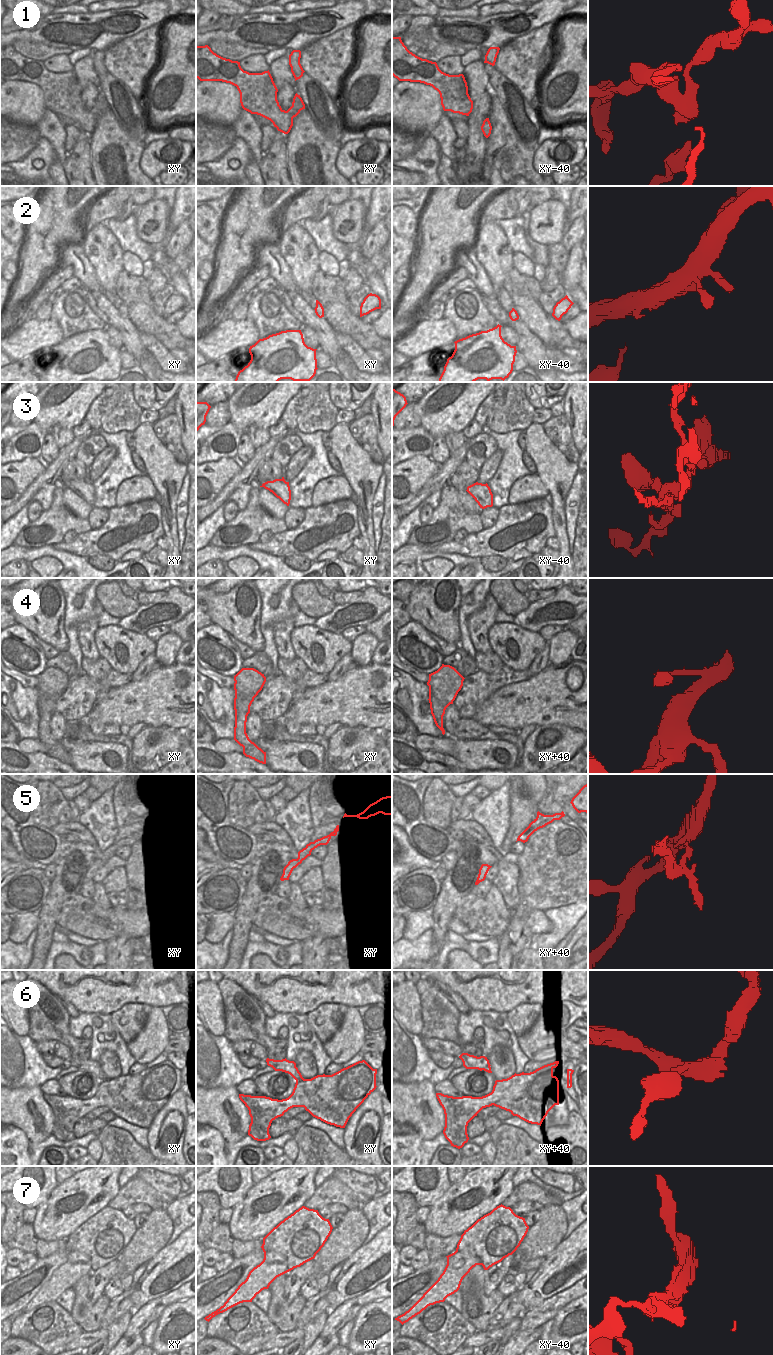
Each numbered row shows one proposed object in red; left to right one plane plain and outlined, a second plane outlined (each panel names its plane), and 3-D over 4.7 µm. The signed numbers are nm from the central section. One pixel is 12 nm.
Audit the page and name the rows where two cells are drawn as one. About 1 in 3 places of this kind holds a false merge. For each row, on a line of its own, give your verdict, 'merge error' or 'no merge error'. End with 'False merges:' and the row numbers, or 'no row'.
1: merge error
2: no merge error
3: merge error
4: no merge error
5: no merge error
6: merge error
7: merge error
False merges: 1, 3, 6, 7

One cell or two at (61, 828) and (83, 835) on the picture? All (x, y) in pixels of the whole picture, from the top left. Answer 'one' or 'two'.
one

